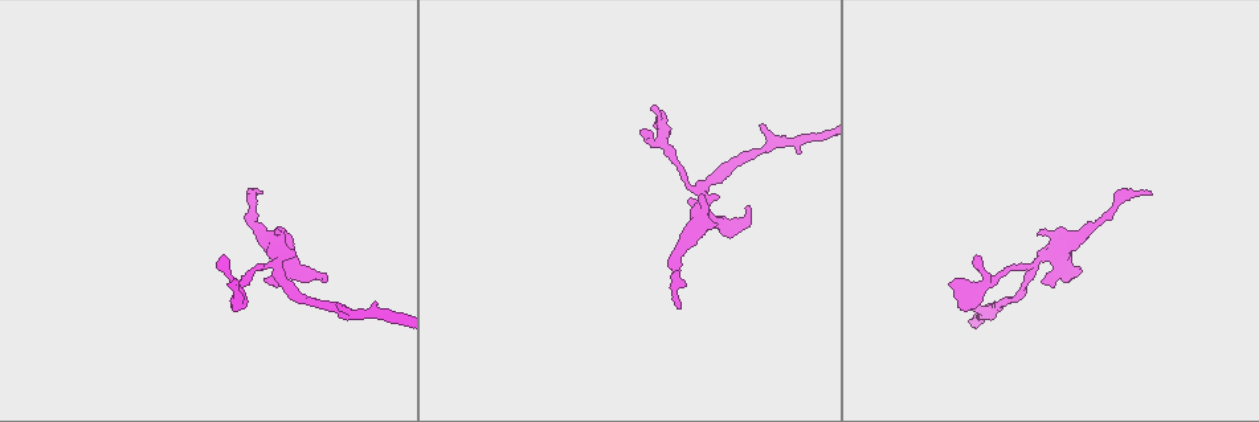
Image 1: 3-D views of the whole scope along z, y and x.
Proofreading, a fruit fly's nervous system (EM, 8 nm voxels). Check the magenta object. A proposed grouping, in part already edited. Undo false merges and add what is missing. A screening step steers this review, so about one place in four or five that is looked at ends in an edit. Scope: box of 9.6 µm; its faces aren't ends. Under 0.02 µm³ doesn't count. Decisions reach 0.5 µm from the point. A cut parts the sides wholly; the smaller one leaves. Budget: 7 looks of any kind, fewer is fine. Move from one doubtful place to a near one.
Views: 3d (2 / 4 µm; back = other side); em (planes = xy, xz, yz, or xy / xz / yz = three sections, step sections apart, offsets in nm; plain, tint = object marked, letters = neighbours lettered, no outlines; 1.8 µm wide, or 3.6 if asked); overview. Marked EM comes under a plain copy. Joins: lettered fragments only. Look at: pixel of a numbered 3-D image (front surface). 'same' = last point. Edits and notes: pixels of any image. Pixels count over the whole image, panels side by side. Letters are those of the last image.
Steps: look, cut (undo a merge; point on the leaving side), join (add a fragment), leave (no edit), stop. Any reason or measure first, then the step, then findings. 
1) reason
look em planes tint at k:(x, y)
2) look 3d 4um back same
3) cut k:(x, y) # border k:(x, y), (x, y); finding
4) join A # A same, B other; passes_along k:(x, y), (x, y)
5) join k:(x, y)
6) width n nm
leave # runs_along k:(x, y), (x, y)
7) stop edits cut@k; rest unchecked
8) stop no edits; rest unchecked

an open end
look 3d 4um at 1:(747, 209)

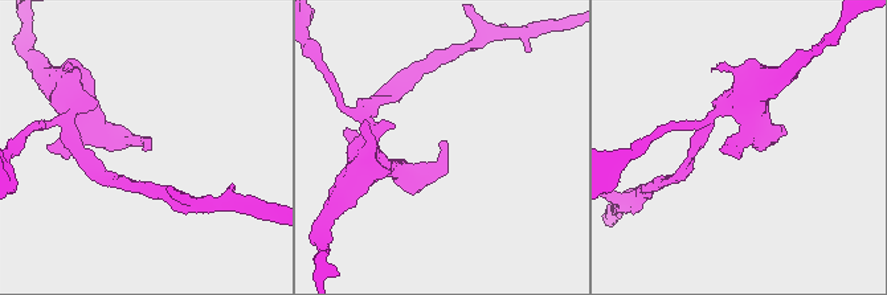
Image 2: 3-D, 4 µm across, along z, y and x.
shape alone is not enough
look em 3.6um planes letters at 2:(440, 144)

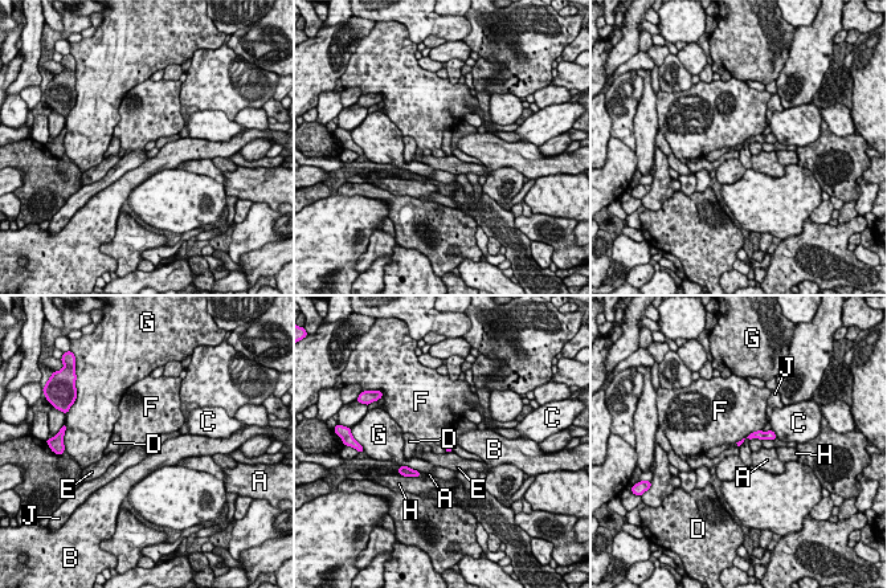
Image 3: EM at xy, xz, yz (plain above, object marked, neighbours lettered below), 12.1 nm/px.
leave # A other, B other, C other, D other, E other, F other, G other, H other, J other; border 3:(748, 439), (739, 446); none of them fits

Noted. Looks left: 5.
an open end
look em planes letters at 1:(233, 282)

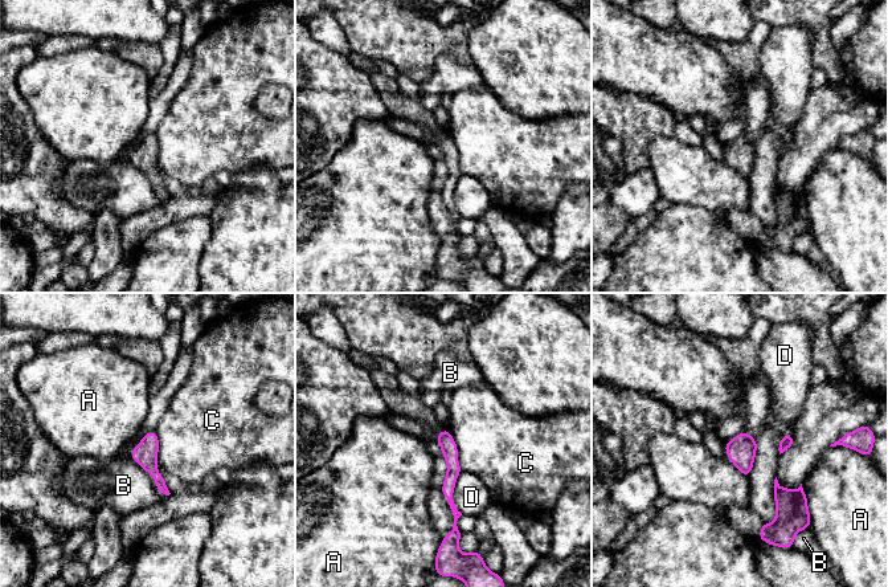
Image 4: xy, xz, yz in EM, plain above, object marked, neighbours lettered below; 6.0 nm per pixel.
leave # A other, B other, C other, D other; runs_along 4:(445, 433), (451, 457), (449, 496); none of them fits

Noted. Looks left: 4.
branch stops here
look 3d 4um at 1:(336, 305)

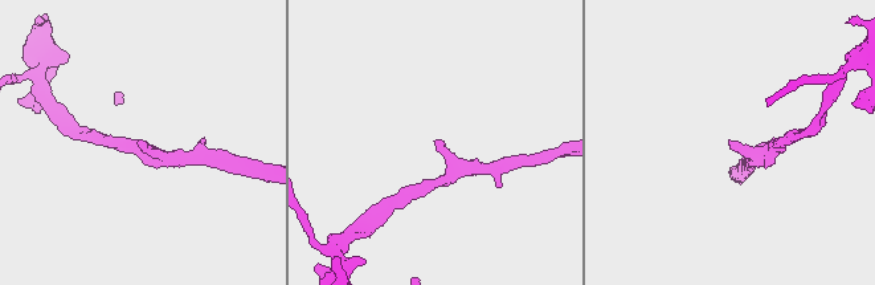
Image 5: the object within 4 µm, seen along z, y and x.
now the EM
look em xy step 4 letters at 5:(437, 140)

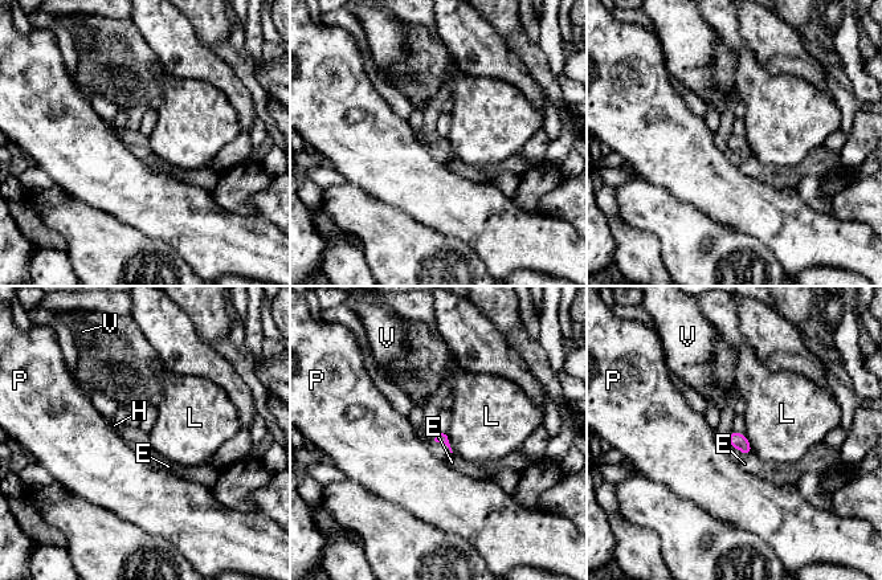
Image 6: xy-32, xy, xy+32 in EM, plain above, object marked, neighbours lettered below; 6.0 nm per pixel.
another direction
look em planes letters same

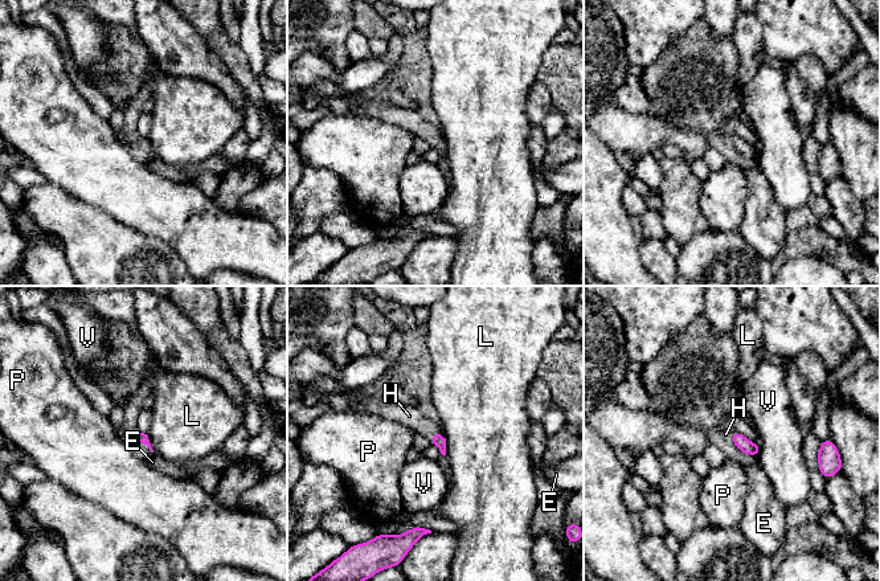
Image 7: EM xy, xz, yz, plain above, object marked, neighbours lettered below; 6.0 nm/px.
join H # E other, H same, L other, P other, V other; passes_along 7:(437, 438), (433, 434), (409, 416); it goes on there

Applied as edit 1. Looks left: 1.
stop edits join@7; rest unchecked

